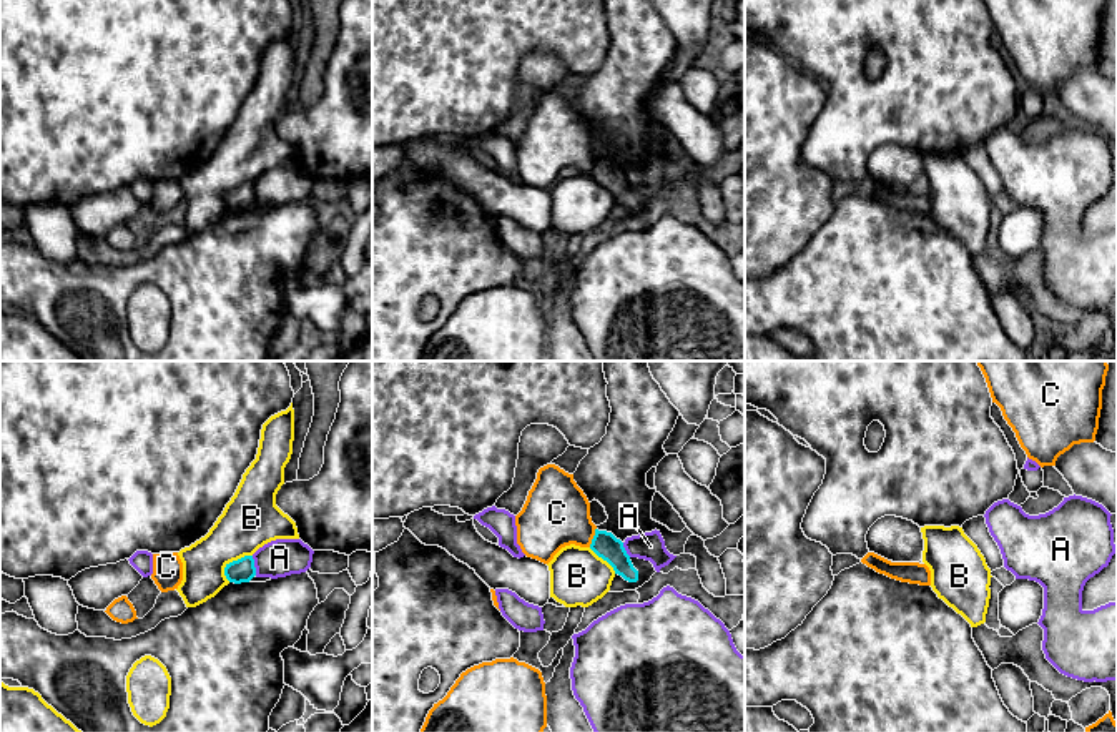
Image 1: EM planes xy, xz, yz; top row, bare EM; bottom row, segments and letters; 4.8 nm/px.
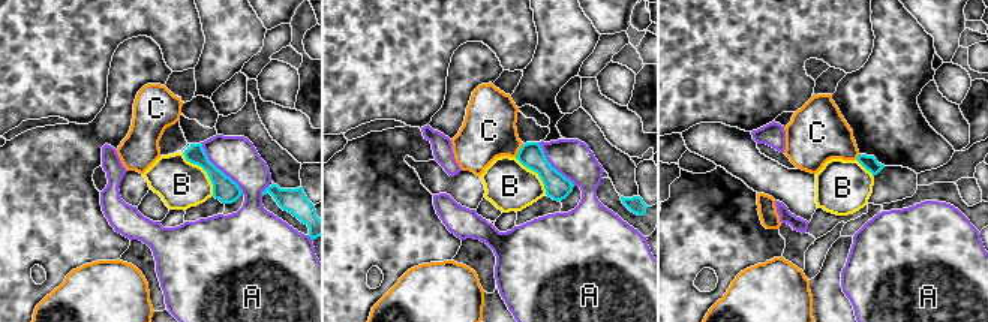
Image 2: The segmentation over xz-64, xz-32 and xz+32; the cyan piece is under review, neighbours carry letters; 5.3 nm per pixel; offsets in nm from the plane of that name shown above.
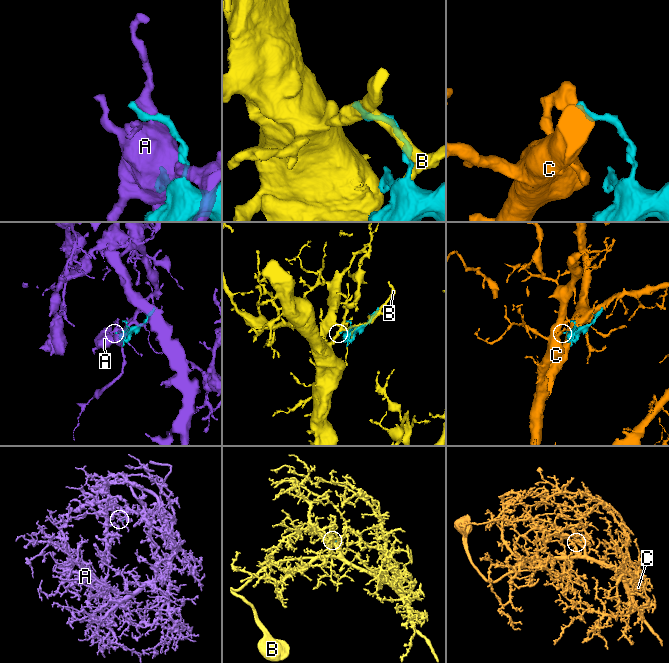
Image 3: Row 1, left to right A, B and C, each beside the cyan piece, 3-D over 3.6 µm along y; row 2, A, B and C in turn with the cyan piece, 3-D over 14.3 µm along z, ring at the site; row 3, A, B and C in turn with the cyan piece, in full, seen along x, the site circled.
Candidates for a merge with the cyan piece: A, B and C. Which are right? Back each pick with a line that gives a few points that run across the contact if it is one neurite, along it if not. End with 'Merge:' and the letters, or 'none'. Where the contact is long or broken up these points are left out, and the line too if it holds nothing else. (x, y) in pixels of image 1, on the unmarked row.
Merge: none

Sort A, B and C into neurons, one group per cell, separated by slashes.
A / B / C

